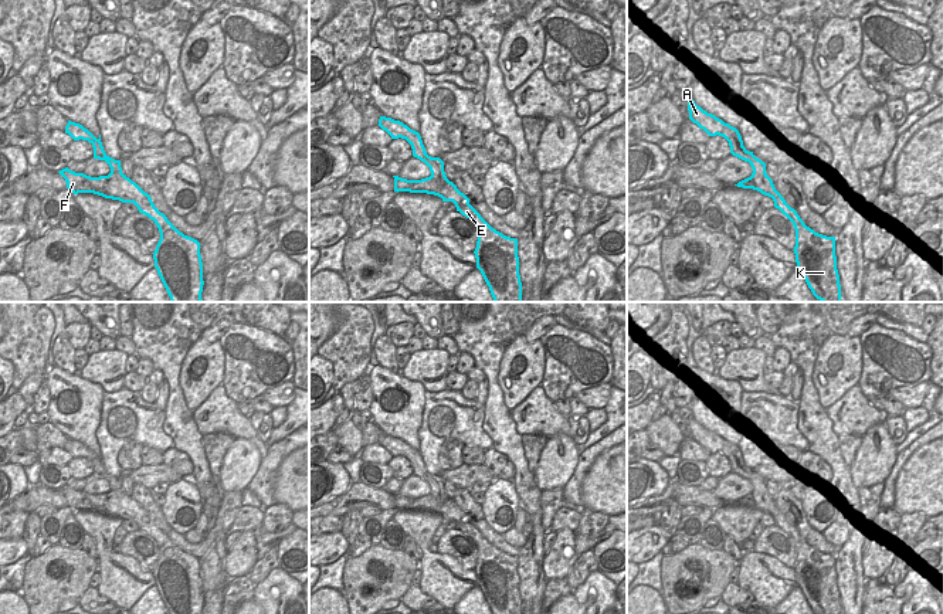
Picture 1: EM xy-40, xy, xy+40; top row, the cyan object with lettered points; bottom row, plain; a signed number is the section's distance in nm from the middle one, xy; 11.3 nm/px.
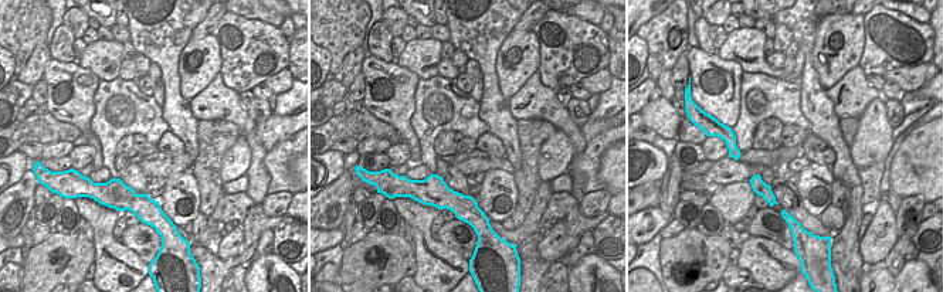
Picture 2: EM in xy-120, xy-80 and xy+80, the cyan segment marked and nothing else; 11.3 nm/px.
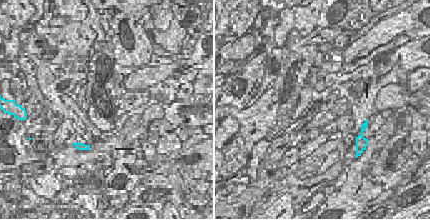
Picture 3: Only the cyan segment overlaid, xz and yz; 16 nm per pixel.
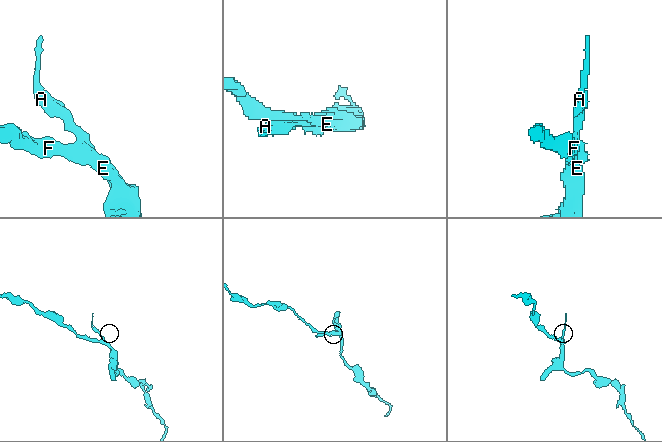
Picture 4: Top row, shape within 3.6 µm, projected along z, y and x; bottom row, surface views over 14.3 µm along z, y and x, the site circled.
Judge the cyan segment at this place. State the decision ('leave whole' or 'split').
split

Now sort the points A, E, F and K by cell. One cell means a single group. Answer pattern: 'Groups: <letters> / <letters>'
Groups: A / E F K.

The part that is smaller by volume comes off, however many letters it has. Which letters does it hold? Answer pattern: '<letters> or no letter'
A

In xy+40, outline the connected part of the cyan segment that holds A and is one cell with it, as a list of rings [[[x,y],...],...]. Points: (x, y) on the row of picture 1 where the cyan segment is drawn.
[[[692,98],[688,101],[689,119],[703,129],[709,136],[723,136],[730,146],[730,153],[742,160],[760,160],[753,152],[749,152],[743,146],[742,136],[739,130],[729,123],[725,123],[722,119],[716,118],[712,113],[708,113],[701,106],[695,104]]]

